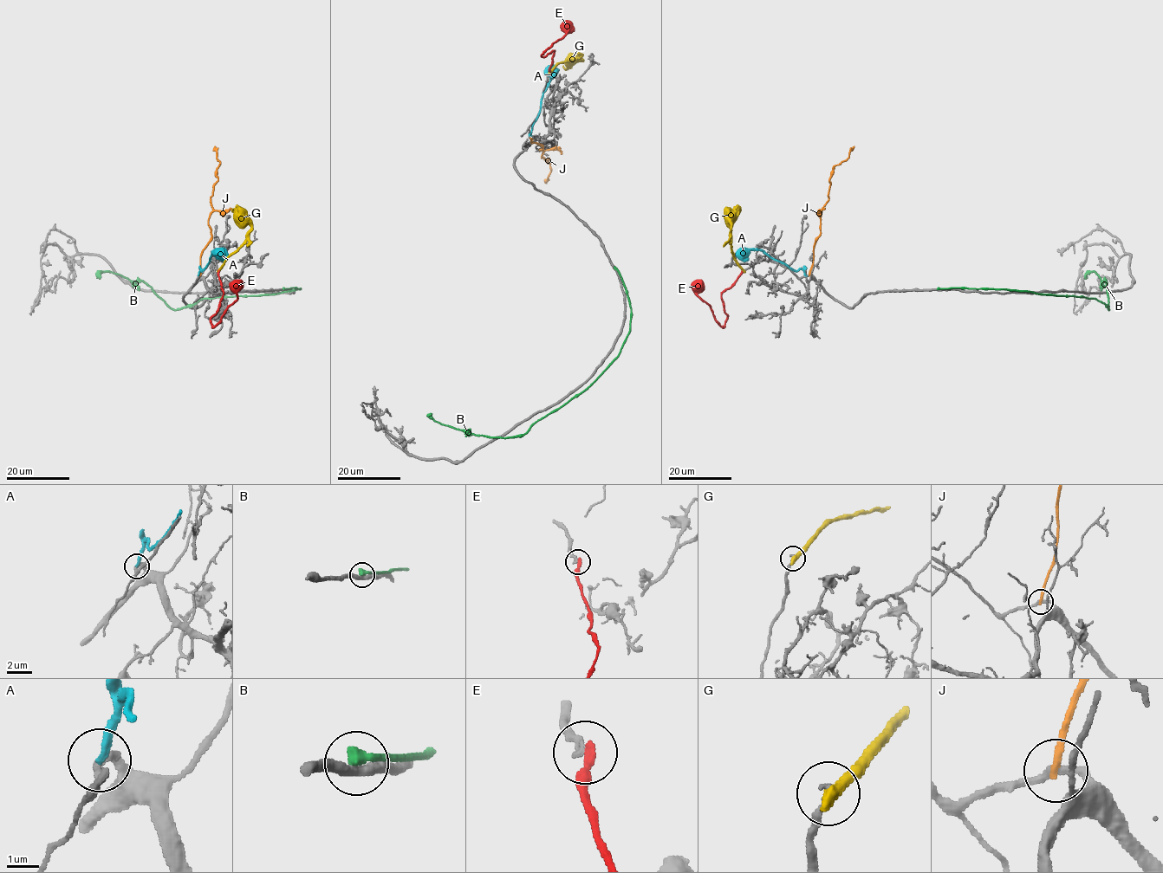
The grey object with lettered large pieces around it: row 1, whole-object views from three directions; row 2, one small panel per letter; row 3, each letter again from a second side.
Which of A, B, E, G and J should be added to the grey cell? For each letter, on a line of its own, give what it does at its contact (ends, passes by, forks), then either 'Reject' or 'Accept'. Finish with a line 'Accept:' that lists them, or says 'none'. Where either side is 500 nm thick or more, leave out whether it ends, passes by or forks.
A: It ends there. Reject
B: It ends there. Reject
E: It ends there. Accept
G: It ends there. Reject
J: It ends there. Reject
Accept: E

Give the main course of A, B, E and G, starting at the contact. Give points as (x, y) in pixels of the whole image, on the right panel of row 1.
A: (806, 274), (802, 269), (795, 271), (760, 249), (741, 248), (735, 255)
B: (938, 289), (1003, 289), (1094, 298), (1109, 310), (1105, 281), (1094, 272), (1089, 272), (1086, 279)
E: (743, 271), (721, 294), (727, 319), (724, 326), (696, 293), (694, 283), (698, 280)
G: (743, 271), (731, 248), (731, 222), (739, 212), (736, 209)

